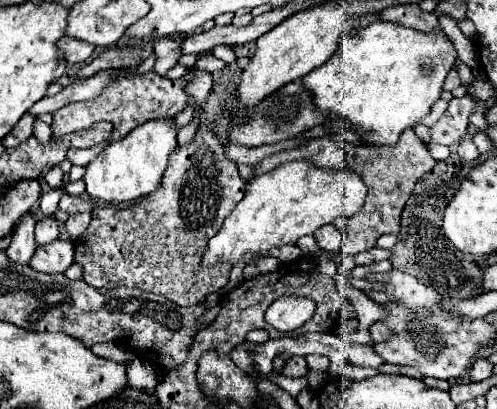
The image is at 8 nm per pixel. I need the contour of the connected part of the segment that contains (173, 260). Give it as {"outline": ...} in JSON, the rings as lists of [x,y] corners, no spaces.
{"outline":[[[199,129],[189,145],[175,149],[157,191],[127,209],[93,209],[89,229],[81,241],[75,243],[75,263],[83,267],[83,281],[95,289],[111,289],[121,285],[137,287],[145,293],[163,295],[181,307],[205,301],[207,295],[225,287],[227,279],[213,279],[209,269],[201,269],[201,257],[207,249],[207,241],[221,229],[225,217],[243,199],[243,193],[245,181],[239,177],[235,163],[225,157],[225,145],[217,141],[213,129]]]}

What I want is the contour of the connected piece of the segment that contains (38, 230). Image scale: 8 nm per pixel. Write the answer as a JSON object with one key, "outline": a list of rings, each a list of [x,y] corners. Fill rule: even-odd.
{"outline":[[[45,217],[45,219],[39,219],[37,225],[35,225],[35,241],[37,245],[49,245],[57,239],[59,231],[57,231],[57,221],[55,217]]]}

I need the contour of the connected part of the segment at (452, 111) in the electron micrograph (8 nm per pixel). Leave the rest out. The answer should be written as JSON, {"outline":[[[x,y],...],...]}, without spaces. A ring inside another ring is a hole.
{"outline":[[[451,99],[443,117],[431,127],[431,143],[441,143],[447,147],[459,143],[467,133],[469,115],[473,115],[475,109],[477,101]]]}

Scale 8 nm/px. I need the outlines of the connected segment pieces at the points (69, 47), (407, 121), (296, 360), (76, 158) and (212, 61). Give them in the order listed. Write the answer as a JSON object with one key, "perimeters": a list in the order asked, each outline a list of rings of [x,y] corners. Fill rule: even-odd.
{"perimeters":[[[[67,35],[57,41],[57,47],[65,53],[67,63],[81,63],[81,61],[89,59],[95,51],[93,45],[89,45],[85,41],[79,41],[79,39],[73,39],[73,37],[67,37]]],[[[375,21],[369,27],[361,29],[357,35],[343,39],[337,53],[333,53],[333,57],[325,61],[325,65],[301,77],[301,85],[311,93],[315,109],[327,115],[323,127],[331,135],[339,131],[339,123],[347,123],[349,129],[363,129],[363,133],[357,133],[363,145],[385,147],[395,145],[405,129],[417,125],[423,117],[429,115],[431,105],[441,95],[443,81],[455,59],[457,53],[445,33],[417,33],[409,27],[391,27],[391,23],[387,21]]],[[[295,355],[295,357],[291,357],[291,359],[285,363],[285,367],[281,369],[281,375],[285,375],[285,377],[305,377],[307,371],[309,371],[309,369],[307,369],[305,357]]],[[[91,147],[91,149],[69,149],[67,159],[77,165],[89,165],[97,155],[101,153],[101,147]]],[[[201,53],[201,55],[197,55],[197,61],[195,61],[193,67],[195,67],[195,69],[205,69],[205,71],[217,71],[217,69],[223,69],[225,63],[219,61],[219,59],[213,57],[213,55]]]]}

